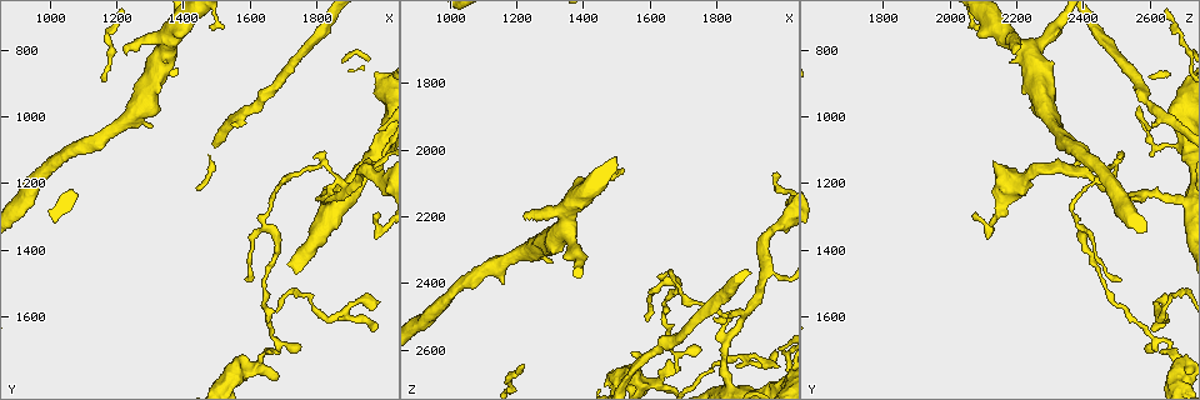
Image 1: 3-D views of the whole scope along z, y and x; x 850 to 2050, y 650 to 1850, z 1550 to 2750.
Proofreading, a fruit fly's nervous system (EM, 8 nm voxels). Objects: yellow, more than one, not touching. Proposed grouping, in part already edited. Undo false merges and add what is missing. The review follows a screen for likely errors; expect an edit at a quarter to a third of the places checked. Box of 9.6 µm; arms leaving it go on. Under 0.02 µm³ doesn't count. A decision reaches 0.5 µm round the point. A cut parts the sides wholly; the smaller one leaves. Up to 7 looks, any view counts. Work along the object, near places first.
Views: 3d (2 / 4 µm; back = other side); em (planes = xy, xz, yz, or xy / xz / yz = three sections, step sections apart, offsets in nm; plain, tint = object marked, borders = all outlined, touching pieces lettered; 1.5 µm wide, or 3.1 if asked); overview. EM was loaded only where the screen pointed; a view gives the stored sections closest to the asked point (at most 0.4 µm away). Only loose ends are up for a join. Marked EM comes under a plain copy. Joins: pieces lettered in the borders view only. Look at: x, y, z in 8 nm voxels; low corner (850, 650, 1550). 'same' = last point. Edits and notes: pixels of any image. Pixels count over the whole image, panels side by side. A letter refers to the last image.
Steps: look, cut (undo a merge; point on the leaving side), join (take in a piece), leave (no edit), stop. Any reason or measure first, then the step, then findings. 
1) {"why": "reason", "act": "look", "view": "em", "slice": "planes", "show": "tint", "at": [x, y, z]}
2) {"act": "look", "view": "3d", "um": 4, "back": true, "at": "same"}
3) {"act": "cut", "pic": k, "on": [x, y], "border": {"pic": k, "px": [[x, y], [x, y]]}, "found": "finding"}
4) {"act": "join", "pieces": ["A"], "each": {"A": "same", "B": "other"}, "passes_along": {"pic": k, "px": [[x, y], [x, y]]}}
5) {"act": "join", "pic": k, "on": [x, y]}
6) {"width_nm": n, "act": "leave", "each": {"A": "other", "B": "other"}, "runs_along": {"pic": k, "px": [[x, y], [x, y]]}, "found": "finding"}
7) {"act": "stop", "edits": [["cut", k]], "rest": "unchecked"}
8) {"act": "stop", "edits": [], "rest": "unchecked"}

{"why": "sharp bend", "act": "look", "view": "em", "slice": "yz", "step": 8, "show": "borders", "at": [1680, 1670, 2660]}

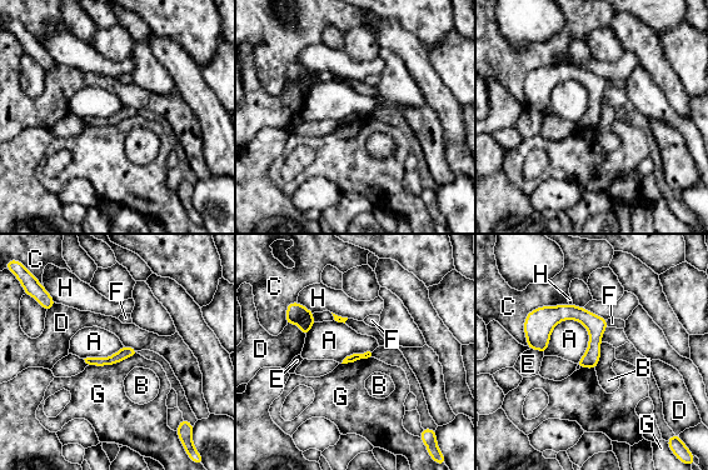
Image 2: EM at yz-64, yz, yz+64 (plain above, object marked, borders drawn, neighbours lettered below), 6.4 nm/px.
{"why": "another direction", "act": "look", "view": "em", "slice": "xz", "step": 8, "show": "borders", "at": "same"}

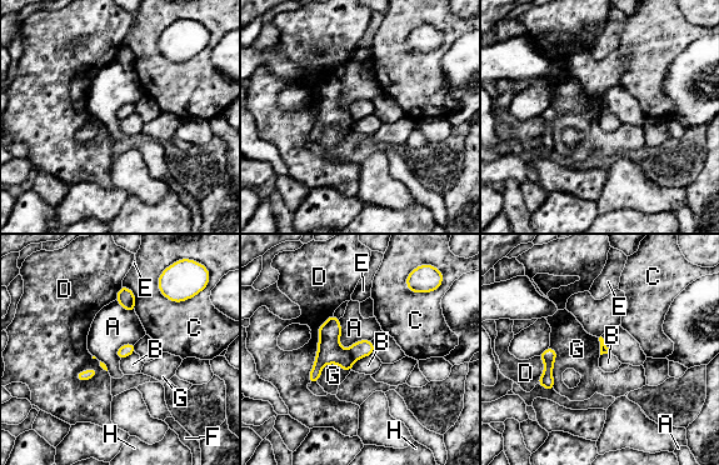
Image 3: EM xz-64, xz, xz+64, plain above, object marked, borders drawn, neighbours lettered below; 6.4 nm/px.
{"act": "cut", "pic": 3, "on": [329, 351], "each": {"A": "other", "B": "other", "C": "other", "D": "other", "E": "other", "F": "other", "G": "other", "H": "other"}, "border": {"pic": 3, "px": [[349, 349], [354, 360]]}, "found": "two neurons meet here"}

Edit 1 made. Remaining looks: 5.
{"why": "branch stops here", "act": "look", "view": "em", "slice": "planes", "show": "borders", "at": [1220, 800, 2210]}

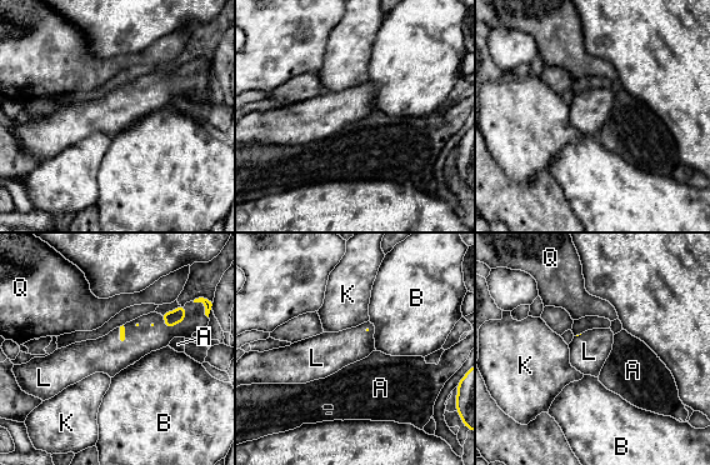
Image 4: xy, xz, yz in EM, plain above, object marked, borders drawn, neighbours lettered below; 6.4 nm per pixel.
{"longest_contact_nm": ["L", 200], "act": "join", "pieces": ["L"], "each": {"A": "other", "B": "other", "K": "other", "L": "same", "Q": "other"}, "found": "the neuron continues"}

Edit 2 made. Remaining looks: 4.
{"why": "abrupt turn", "act": "look", "view": "em", "slice": "planes", "show": "borders", "at": [1810, 1150, 2480]}

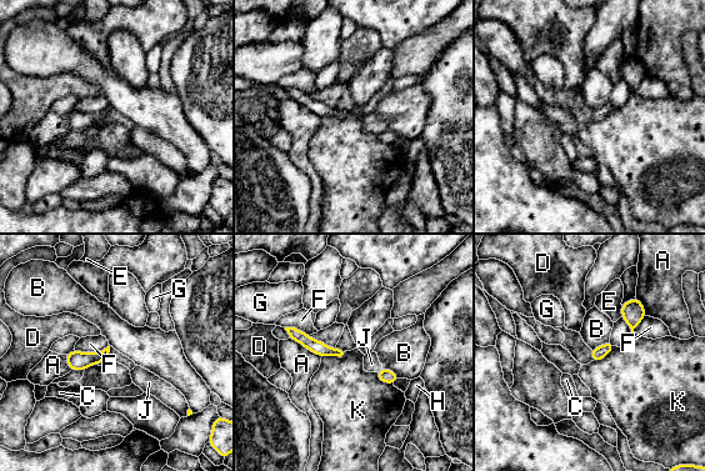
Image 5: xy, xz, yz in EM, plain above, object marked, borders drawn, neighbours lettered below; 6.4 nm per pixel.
{"longest_contact_nm": ["A", 240], "act": "leave", "each": {"A": "other", "B": "other", "C": "other", "D": "other", "E": "other", "F": "other", "G": "other", "H": "other", "J": "other", "K": "other"}, "border": {"pic": 5, "px": [[609, 340], [591, 350]]}, "found": "one neuron here"}

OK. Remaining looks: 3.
{"act": "stop", "edits": [["cut", 3], ["join", 4]], "rest": "unchecked"}

